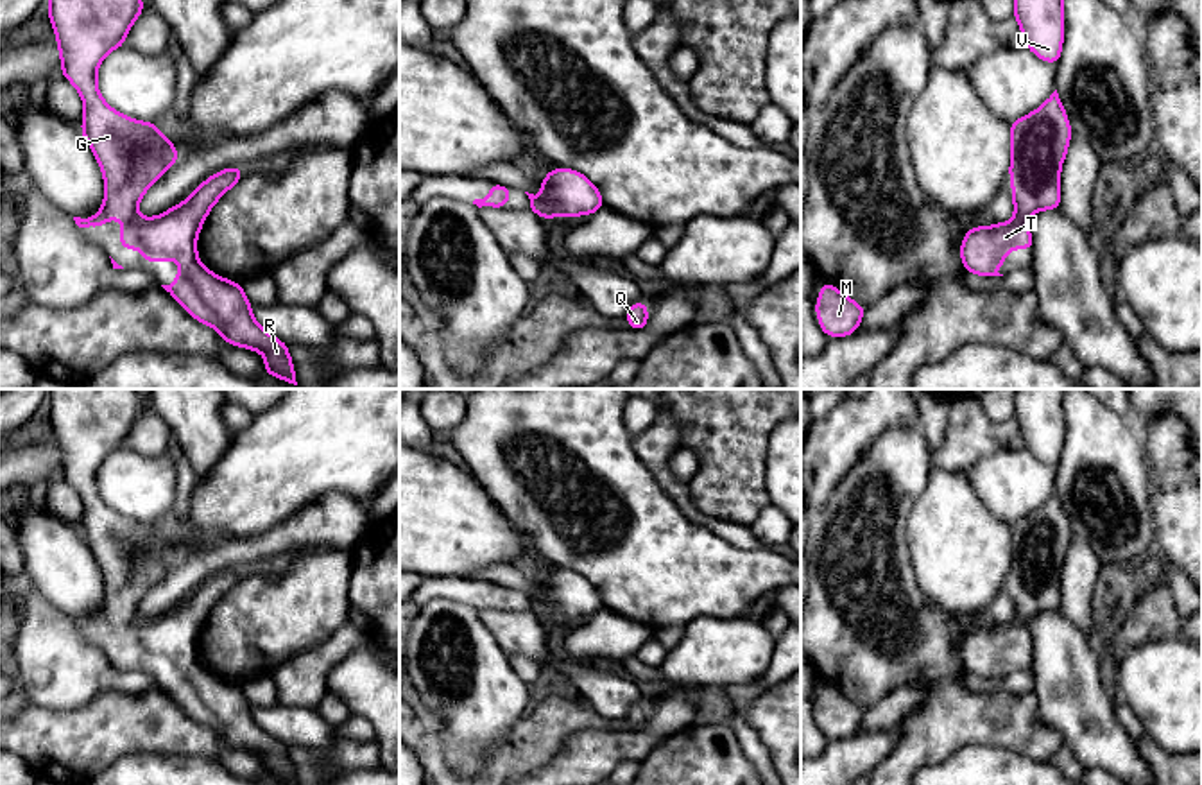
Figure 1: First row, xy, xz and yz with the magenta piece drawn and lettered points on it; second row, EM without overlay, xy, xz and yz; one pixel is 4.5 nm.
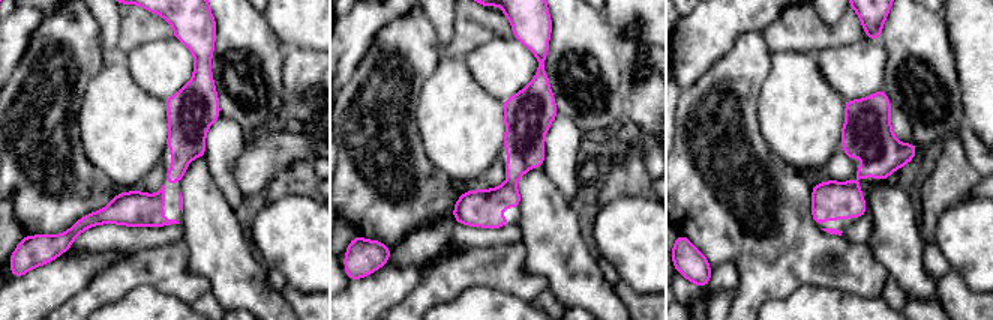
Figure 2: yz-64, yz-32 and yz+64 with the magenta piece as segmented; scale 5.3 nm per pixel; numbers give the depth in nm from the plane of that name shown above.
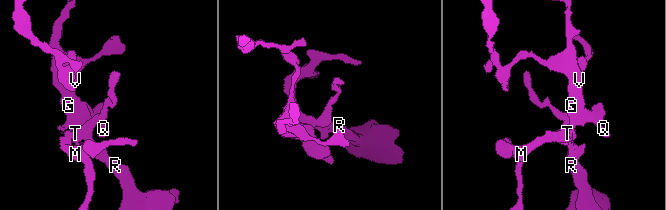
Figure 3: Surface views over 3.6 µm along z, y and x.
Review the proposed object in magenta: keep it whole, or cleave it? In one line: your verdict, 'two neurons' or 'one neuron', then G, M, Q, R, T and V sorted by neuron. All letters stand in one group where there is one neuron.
one neuron | G M Q R T V

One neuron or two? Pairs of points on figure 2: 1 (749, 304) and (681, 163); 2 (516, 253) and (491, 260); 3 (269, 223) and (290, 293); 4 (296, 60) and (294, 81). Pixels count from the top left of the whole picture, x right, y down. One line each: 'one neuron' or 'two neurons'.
1: one neuron
2: one neuron
3: two neurons
4: one neuron

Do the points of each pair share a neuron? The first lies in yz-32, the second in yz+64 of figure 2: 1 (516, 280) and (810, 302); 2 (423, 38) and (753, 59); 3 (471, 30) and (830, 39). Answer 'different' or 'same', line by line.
1: different
2: same
3: same

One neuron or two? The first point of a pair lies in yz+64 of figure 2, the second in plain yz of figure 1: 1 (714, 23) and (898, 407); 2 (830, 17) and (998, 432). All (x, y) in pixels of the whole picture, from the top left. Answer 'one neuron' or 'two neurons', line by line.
1: one neuron
2: two neurons

